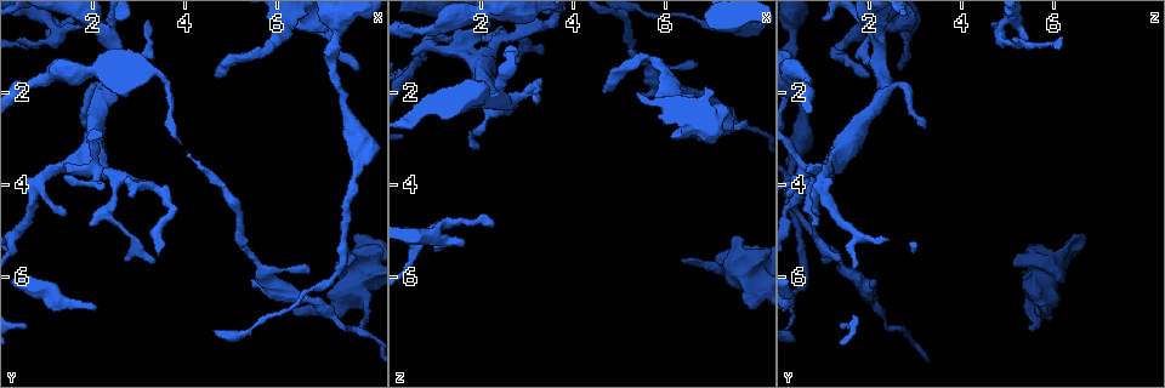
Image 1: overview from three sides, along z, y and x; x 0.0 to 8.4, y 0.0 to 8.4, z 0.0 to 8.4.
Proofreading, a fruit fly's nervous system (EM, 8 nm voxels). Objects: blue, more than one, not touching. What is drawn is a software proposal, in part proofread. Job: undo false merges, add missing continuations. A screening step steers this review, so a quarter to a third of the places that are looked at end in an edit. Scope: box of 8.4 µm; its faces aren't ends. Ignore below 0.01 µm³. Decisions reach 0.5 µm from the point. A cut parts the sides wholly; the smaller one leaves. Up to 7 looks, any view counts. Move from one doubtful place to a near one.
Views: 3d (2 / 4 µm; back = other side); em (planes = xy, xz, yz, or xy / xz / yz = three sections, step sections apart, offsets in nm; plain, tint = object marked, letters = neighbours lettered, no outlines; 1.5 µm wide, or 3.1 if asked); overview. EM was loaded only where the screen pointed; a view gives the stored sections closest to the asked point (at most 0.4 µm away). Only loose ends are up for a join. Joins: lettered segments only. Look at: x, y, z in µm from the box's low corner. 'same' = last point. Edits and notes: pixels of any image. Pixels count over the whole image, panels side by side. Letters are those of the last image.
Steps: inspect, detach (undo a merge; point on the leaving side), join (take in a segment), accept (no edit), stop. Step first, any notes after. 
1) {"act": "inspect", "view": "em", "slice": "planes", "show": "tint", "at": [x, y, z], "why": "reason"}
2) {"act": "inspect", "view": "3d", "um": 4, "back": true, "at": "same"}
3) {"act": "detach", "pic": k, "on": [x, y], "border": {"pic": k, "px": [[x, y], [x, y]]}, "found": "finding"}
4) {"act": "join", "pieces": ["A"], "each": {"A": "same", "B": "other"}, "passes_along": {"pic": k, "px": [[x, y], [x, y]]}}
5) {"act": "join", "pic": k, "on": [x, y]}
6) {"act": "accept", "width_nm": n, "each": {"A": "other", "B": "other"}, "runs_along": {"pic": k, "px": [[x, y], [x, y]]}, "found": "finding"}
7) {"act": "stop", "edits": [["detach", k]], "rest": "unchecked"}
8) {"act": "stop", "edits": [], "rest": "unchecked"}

{"act": "inspect", "view": "em", "slice": "planes", "show": "tint", "at": [6.60, 5.90, 1.35], "why": "tapers out"}

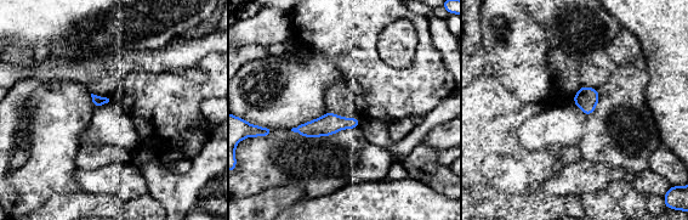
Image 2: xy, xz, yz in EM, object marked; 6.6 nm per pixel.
{"act": "inspect", "view": "em", "slice": "planes", "show": "letters", "at": "same", "why": "see the neighbours"}

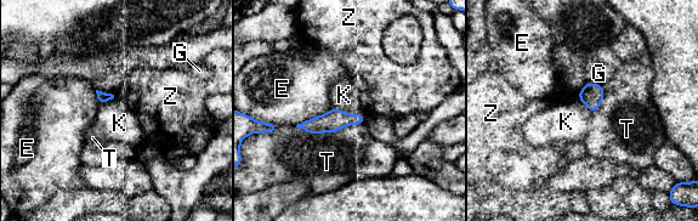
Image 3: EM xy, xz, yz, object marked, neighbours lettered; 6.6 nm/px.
{"act": "accept", "longest_contact_nm": ["T", 440], "each": {"E": "other", "G": "other", "K": "other", "T": "other", "Z": "other"}, "runs_along": {"pic": 3, "px": [[361, 118], [304, 125]]}, "found": "none of them fits"}

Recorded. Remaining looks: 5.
{"act": "inspect", "view": "em", "slice": "planes", "show": "letters", "at": [6.40, 6.70, 5.65], "why": "branch stops here"}

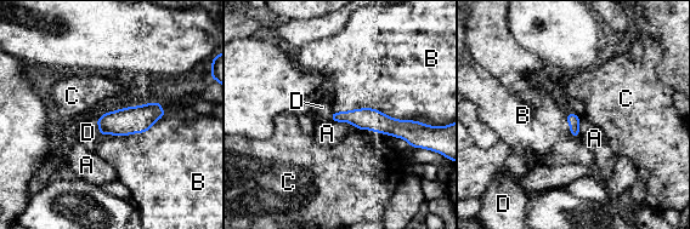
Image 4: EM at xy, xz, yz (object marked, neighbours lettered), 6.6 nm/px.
{"act": "join", "pieces": ["D"], "each": {"A": "other", "B": "other", "C": "other", "D": "same"}, "passes_along": {"pic": 4, "px": [[130, 120], [99, 129], [88, 132]]}, "found": "it goes on there"}

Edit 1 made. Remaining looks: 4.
{"act": "inspect", "view": "overview"}

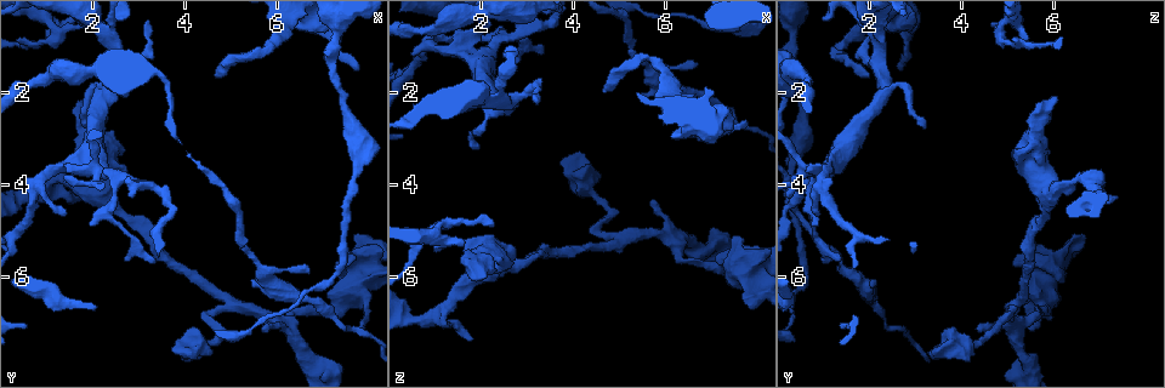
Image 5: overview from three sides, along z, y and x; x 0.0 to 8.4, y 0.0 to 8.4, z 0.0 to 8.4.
{"act": "inspect", "view": "em", "slice": "planes", "show": "letters", "at": [4.65, 1.70, 1.95], "why": "an open end"}

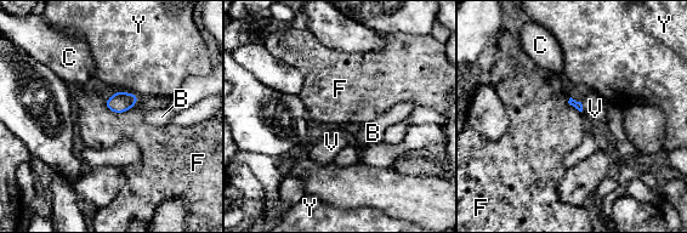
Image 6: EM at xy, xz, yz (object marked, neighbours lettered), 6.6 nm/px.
{"act": "join", "pieces": ["V"], "each": {"B": "other", "C": "other", "F": "other", "V": "same", "Y": "other"}, "passes_along": {"pic": 6, "px": [[574, 103], [582, 107], [595, 108]]}, "found": "it goes on there"}

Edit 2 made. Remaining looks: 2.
{"act": "stop", "edits": [["join", 4], ["join", 6]], "rest": "unchecked"}

